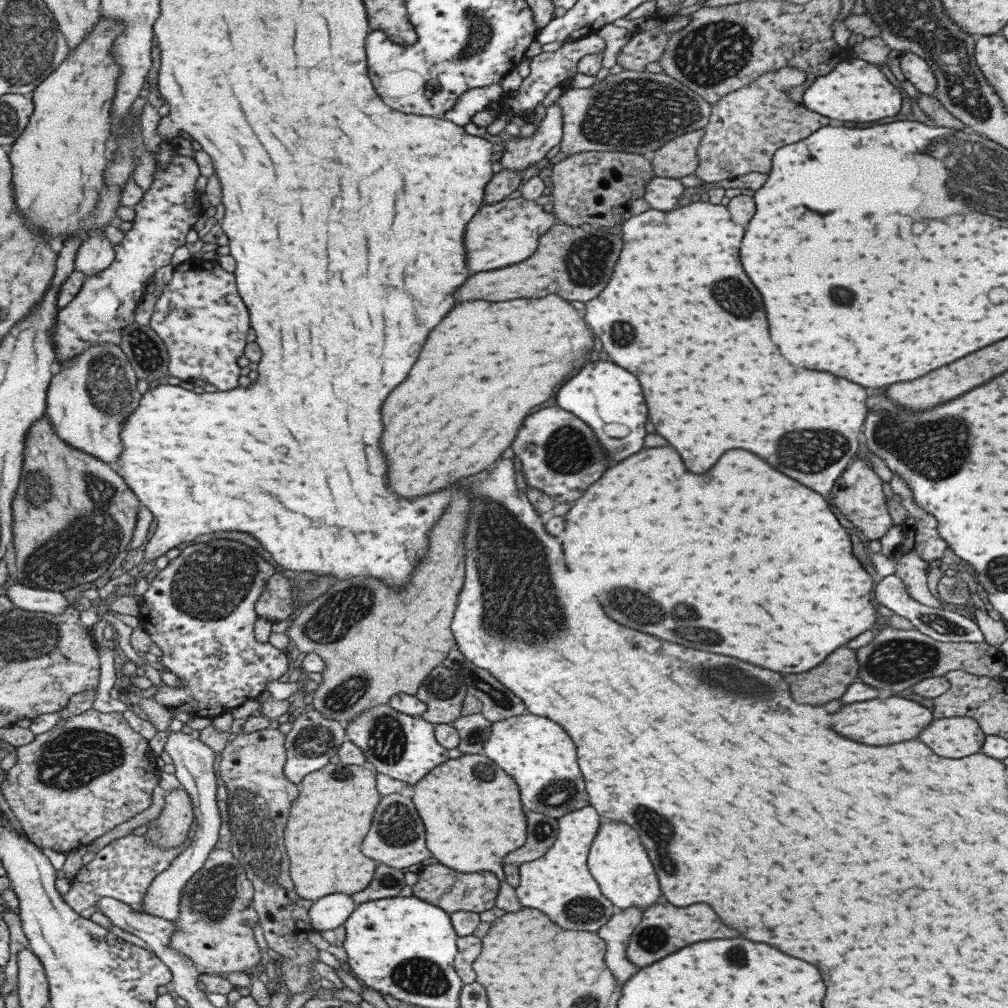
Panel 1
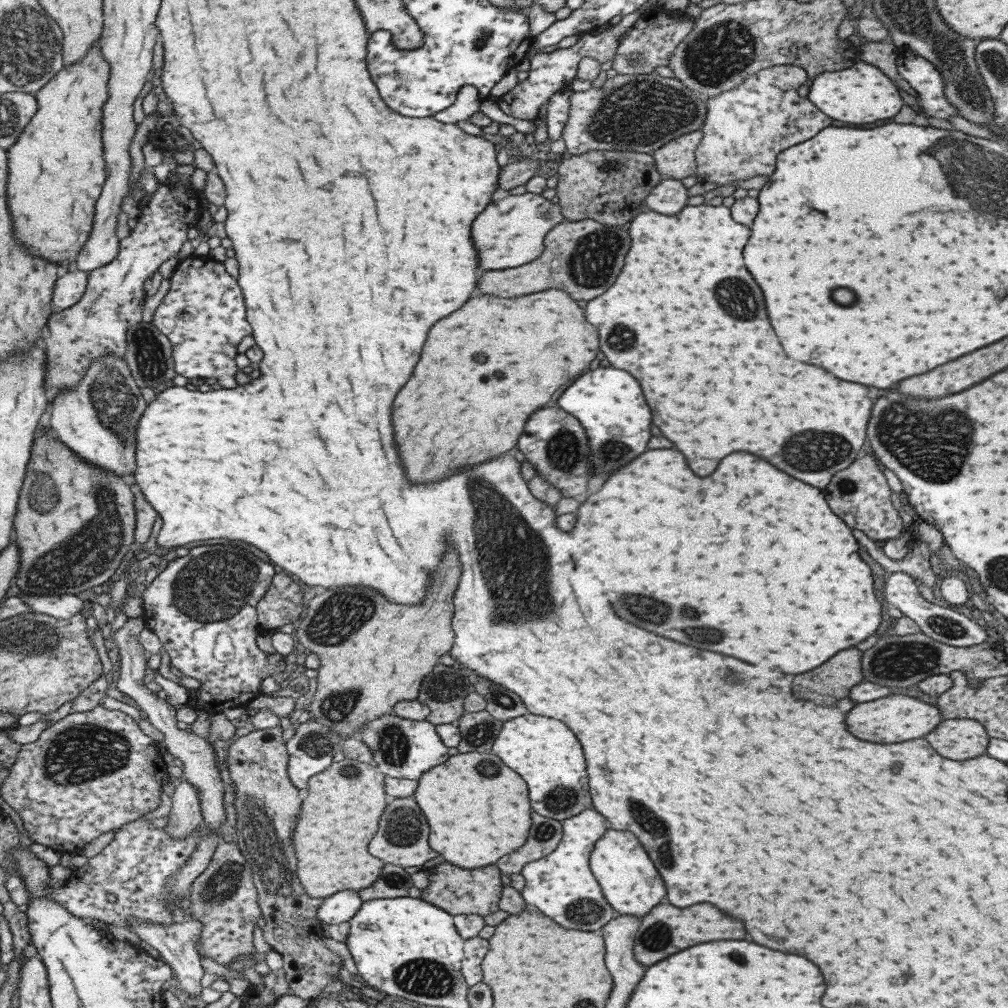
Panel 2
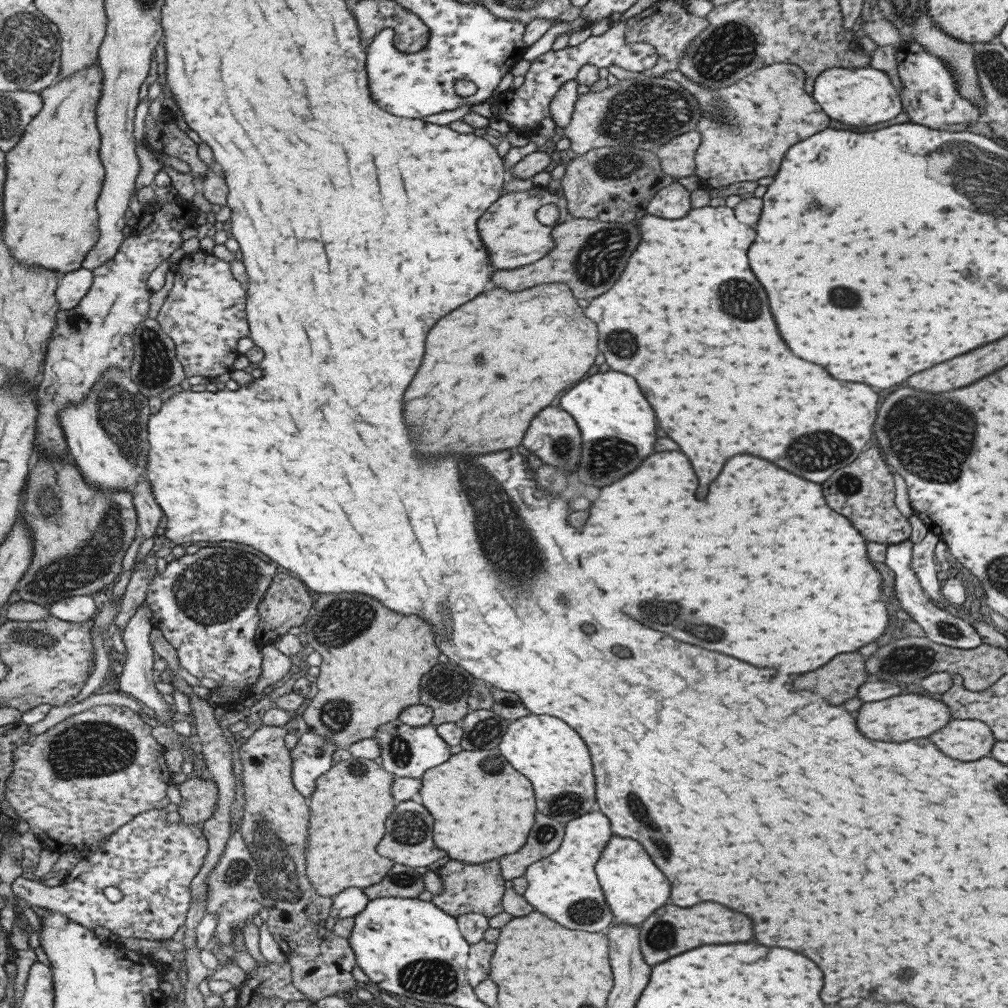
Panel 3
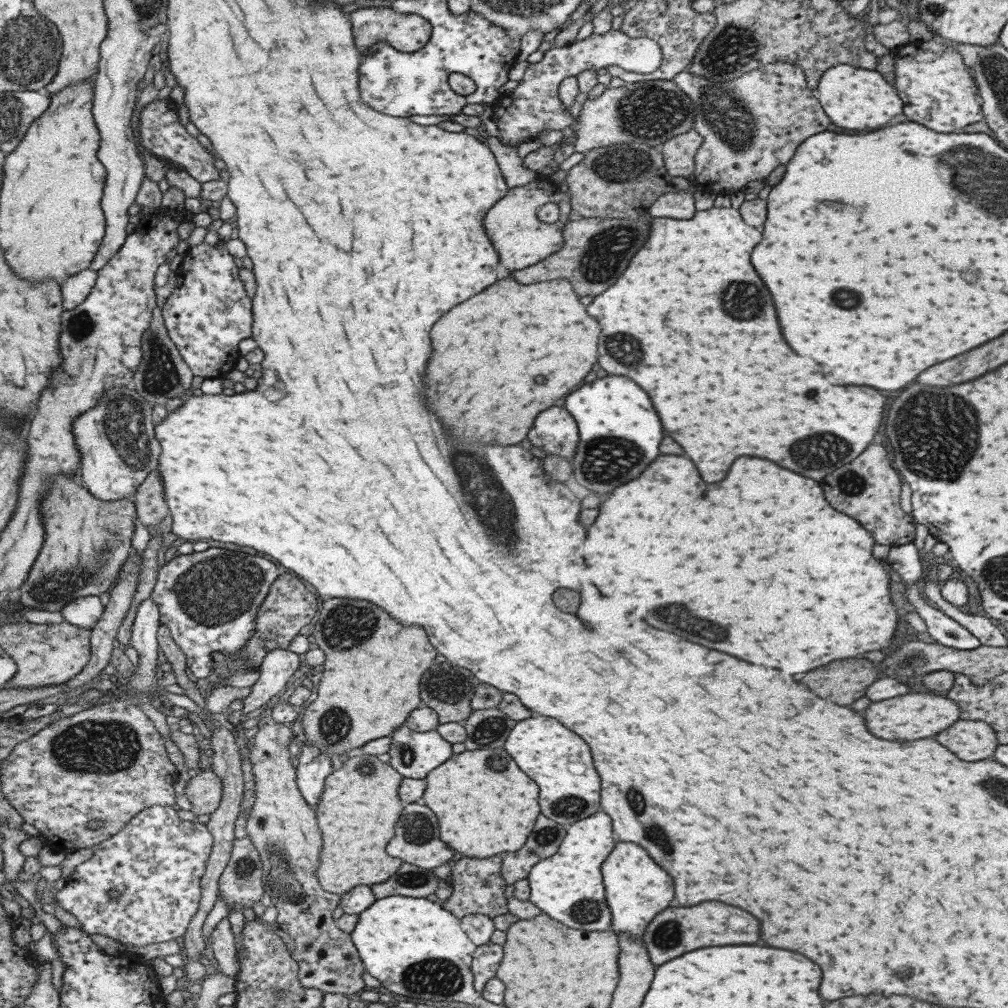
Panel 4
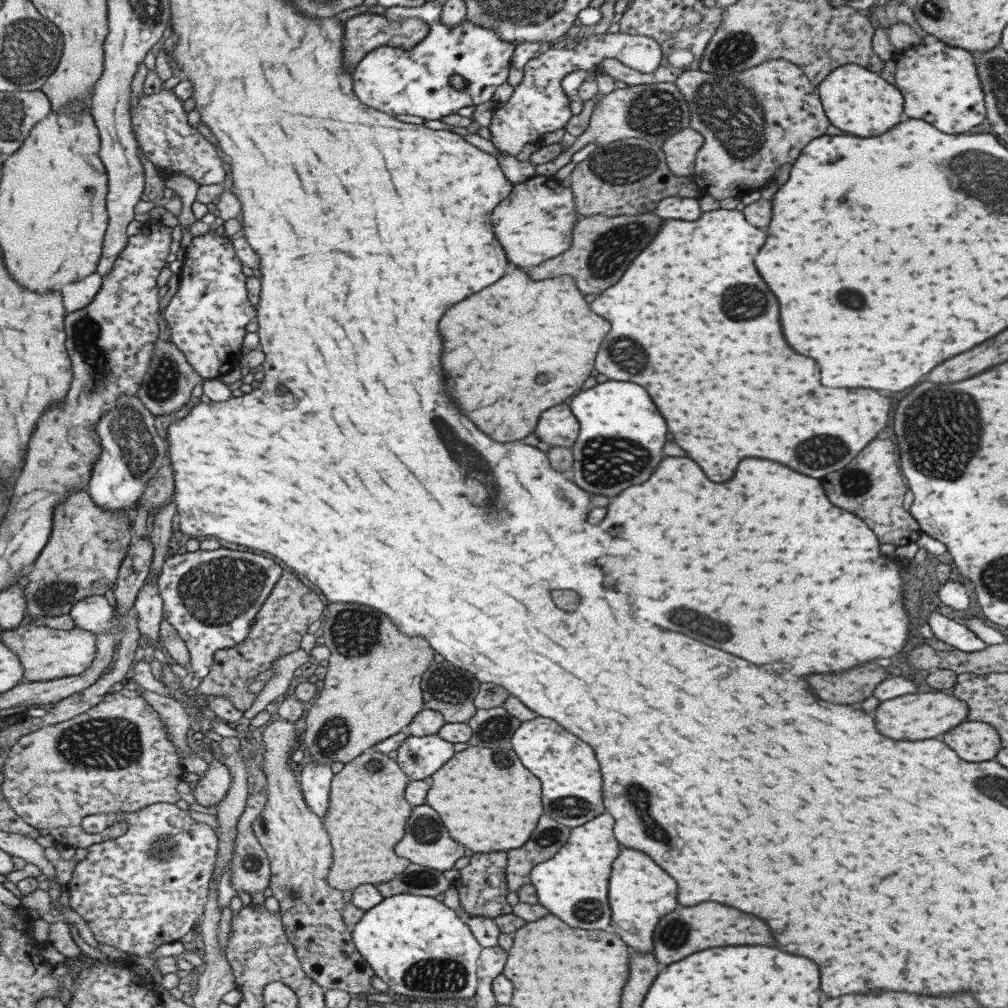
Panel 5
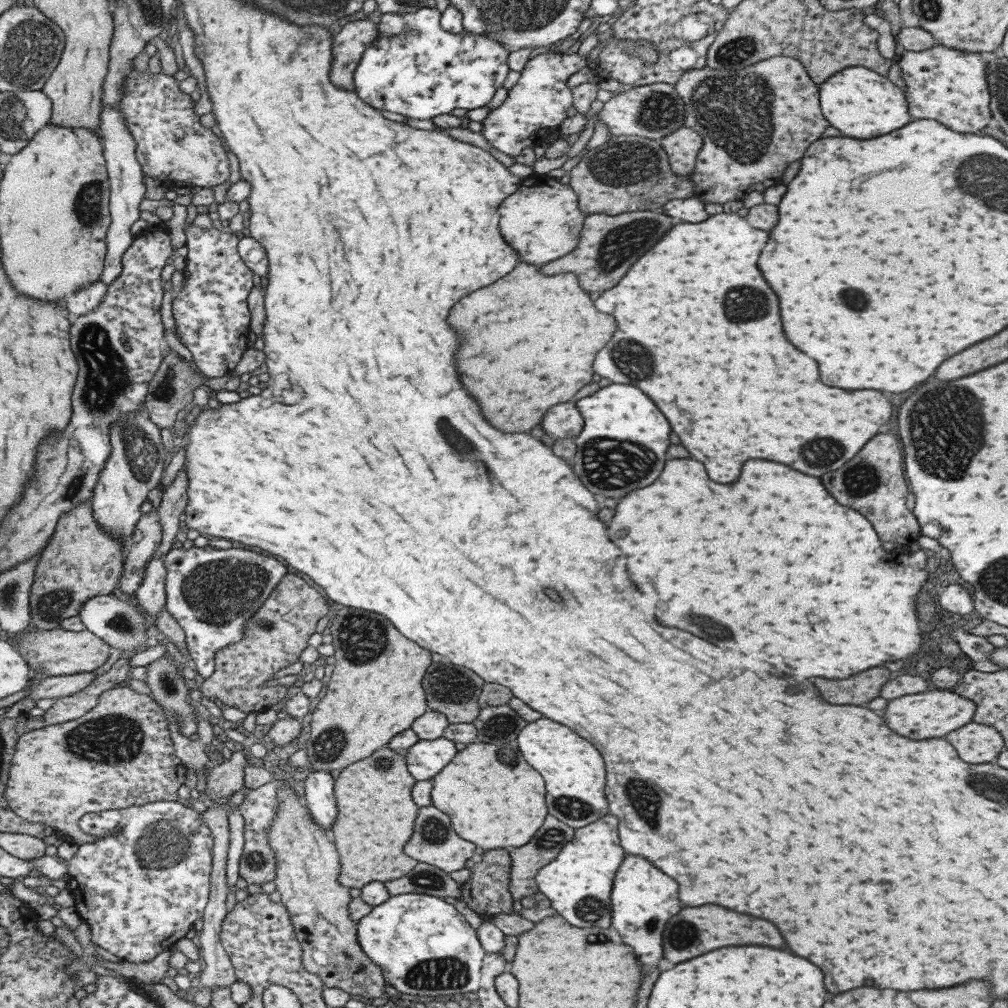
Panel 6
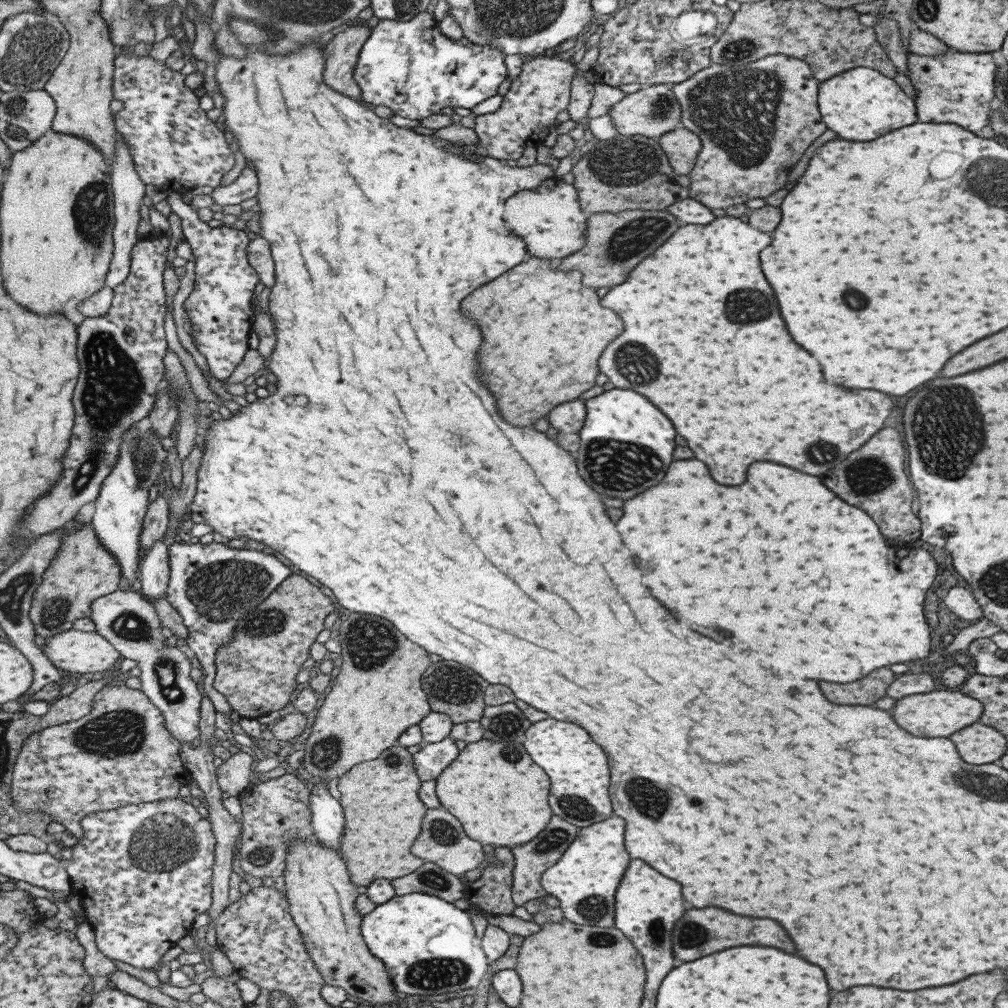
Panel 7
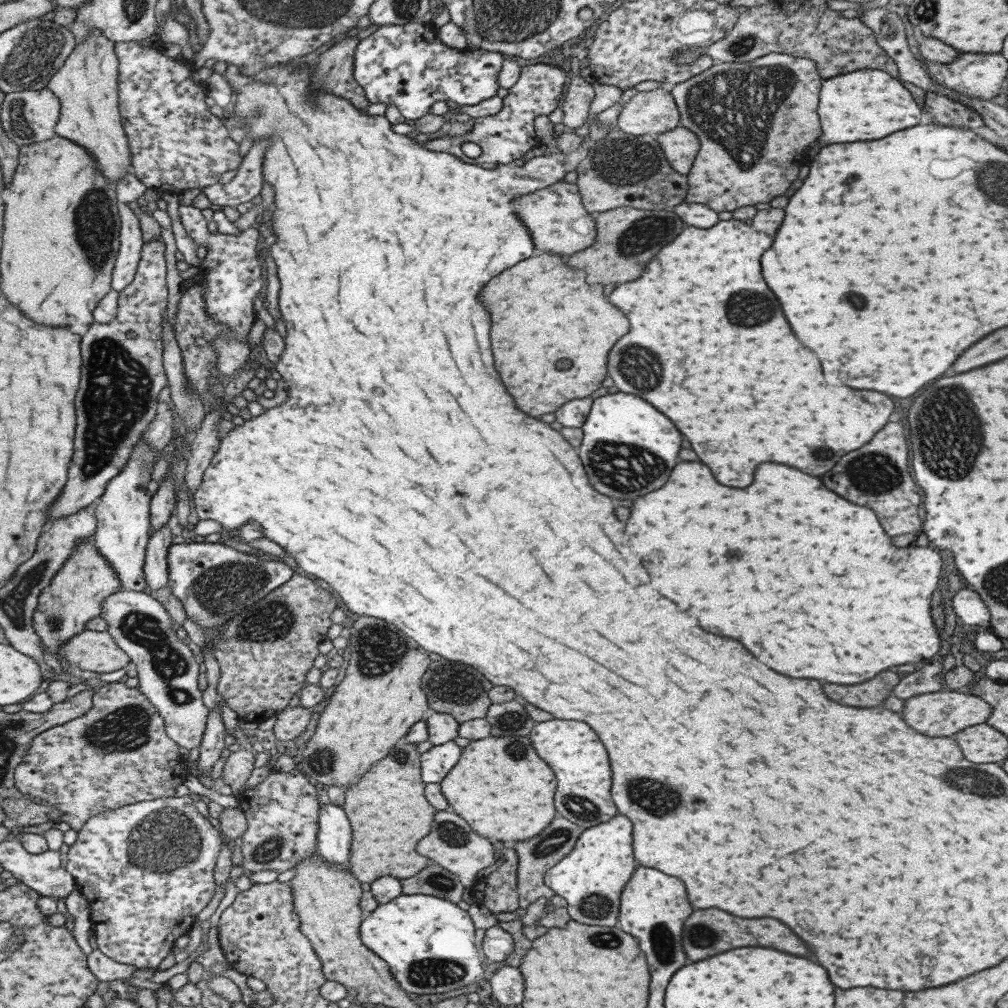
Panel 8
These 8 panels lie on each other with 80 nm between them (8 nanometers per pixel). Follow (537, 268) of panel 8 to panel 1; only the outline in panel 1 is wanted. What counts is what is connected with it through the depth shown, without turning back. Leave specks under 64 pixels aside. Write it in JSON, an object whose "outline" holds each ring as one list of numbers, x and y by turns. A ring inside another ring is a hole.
{"outline":[[548,294,545,298,513,298,501,302,488,302,479,299,469,300,469,302,462,301,457,304,451,312,445,314,445,318,439,322,439,326,435,326,435,330,431,330,431,334,427,336,427,340,417,356,417,362,413,364,407,378,403,380,403,386,401,384,395,386,395,390,391,390,387,394,387,398,383,400,383,406,381,406,383,432,379,438,379,446,381,446,383,458,387,460,387,482,389,482,391,490,403,498,413,498,413,496,421,496,427,492,437,492,441,488,447,488,449,484,453,484,465,476,471,476,471,474,476,474,492,466,501,452,510,446,509,442,514,439,523,419,531,412,531,408,543,404,551,396,553,388,557,386,557,382,561,378,567,378,569,372,575,368,578,370,589,358,591,348,593,348,591,332,587,330,587,326,579,318,577,310,573,310,565,300,557,298,554,294]]}

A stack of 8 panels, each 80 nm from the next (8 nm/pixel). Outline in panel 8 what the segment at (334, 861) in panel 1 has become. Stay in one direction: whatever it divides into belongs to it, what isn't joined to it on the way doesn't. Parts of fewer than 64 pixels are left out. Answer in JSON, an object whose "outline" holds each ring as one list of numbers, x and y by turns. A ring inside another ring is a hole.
{"outline":[[399,740,387,756,371,765,357,782,346,786,342,809,351,824,348,870,360,884,370,884,382,876,406,879,428,866,428,859,415,852,415,845,430,831,431,818,437,810,424,799,423,789,419,750,406,740]]}

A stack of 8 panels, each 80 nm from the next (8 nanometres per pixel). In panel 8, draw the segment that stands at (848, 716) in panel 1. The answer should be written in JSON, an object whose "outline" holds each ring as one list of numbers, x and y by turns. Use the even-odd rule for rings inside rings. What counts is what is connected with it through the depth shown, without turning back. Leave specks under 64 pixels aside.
{"outline":[[949,690,907,698,903,702,901,718,903,722,907,722,909,728,917,730,919,734,927,734,929,737,948,737,967,727,986,723,990,712,991,707,983,699,968,693]]}

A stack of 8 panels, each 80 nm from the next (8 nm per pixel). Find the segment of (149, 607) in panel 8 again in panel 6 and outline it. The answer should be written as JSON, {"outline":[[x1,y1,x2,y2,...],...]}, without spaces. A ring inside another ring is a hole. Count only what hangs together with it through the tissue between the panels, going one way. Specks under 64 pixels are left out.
{"outline":[[113,592,109,595,89,598,81,605,78,618,81,619,81,624,87,631,120,652,136,654,147,650,143,648,143,641,147,637,146,630,151,626,151,620,147,620,147,617,143,615,143,610,137,607,133,597,123,598],[163,654,145,666,147,673,143,682,151,691,155,703,161,708,169,709,176,716,179,734,189,739,195,735,198,717,193,715,193,707,185,702,189,689,187,680,177,673,178,668,180,666,169,655]]}

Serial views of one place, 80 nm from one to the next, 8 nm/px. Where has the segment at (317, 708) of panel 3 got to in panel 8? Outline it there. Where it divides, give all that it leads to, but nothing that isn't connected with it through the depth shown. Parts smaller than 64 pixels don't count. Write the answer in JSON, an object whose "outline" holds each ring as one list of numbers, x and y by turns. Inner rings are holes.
{"outline":[[361,616,344,624,344,634,347,639,347,648,344,649,349,652,349,658,343,679,331,687,331,695,316,719,315,731,298,757,299,769,321,789,335,785,345,790,347,785,357,782,361,774,387,756,399,740,403,740,406,732,423,718,423,712,428,709,420,678,431,661,419,646,415,646,415,642,407,636,403,638,399,629,387,622]]}

